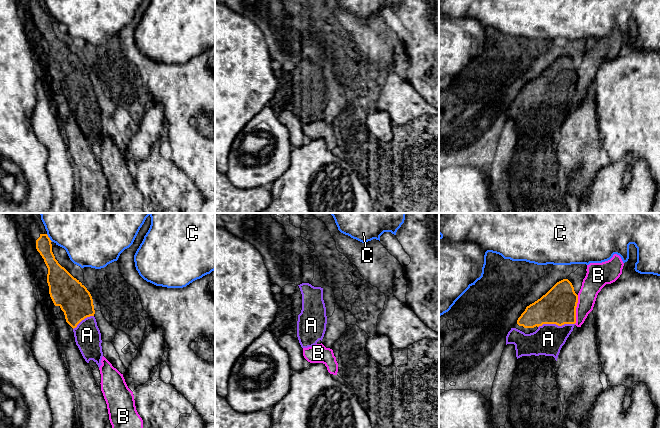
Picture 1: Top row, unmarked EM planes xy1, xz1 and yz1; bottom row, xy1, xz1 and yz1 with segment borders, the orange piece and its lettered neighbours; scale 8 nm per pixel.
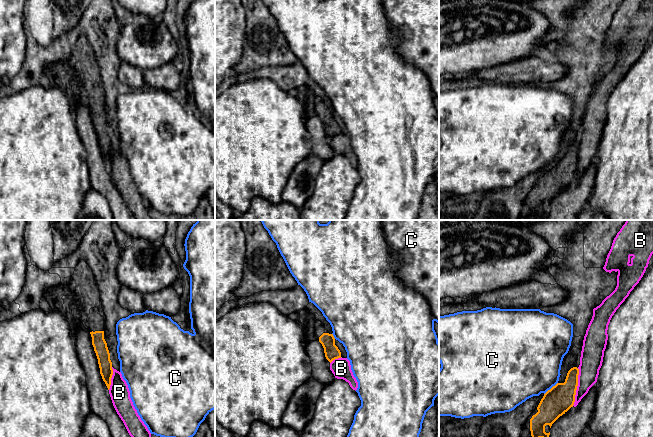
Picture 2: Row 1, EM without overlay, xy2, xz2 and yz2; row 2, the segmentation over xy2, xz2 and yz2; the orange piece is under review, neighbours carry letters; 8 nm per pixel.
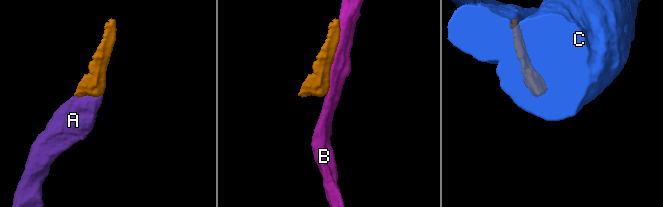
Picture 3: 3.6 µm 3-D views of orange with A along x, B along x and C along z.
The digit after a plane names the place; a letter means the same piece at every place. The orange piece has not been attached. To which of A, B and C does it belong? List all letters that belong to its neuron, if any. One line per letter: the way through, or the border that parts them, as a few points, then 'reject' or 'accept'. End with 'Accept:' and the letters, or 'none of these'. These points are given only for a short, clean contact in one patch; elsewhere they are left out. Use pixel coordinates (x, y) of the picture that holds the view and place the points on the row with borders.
A: way yz1 (558, 306), (556, 310), (556, 324), (548, 339); accept
B: reject
C: border yz2 (557, 382), (544, 394); reject
Accept: A

